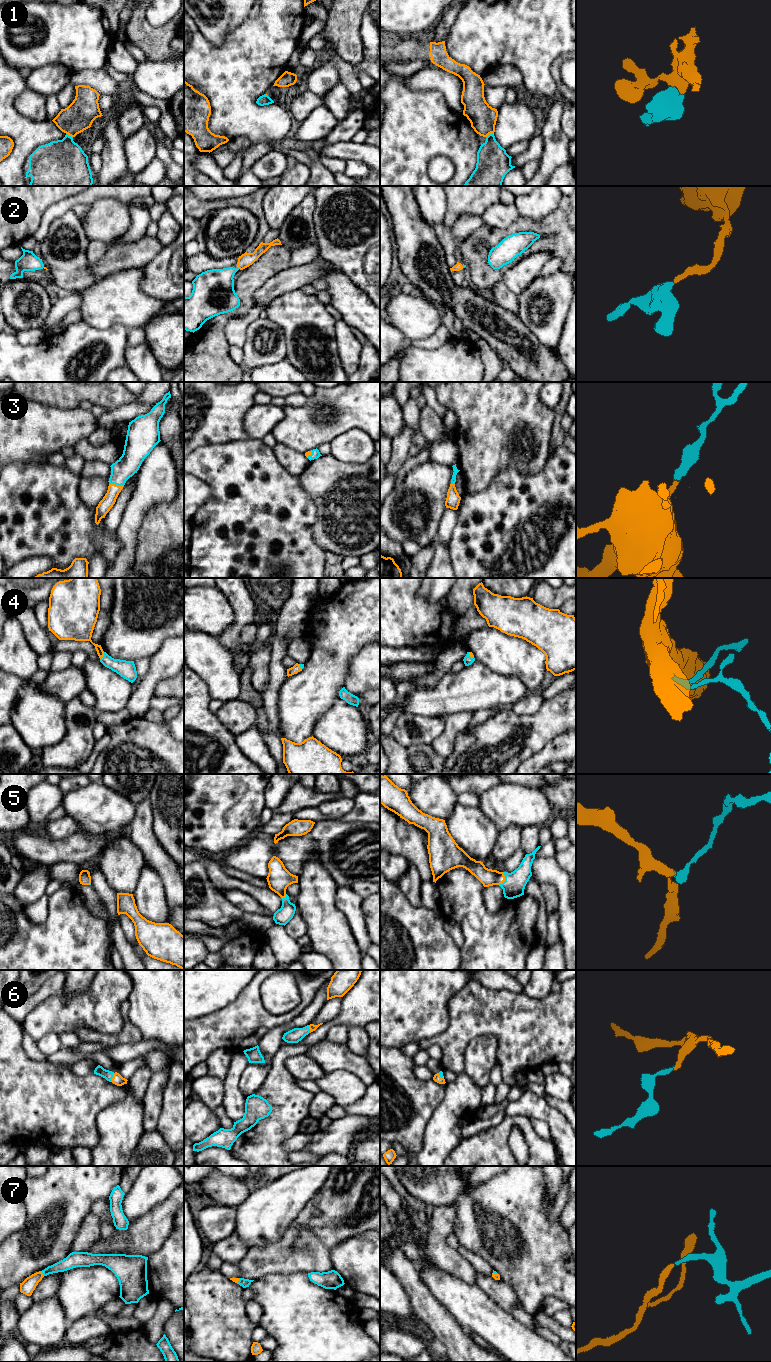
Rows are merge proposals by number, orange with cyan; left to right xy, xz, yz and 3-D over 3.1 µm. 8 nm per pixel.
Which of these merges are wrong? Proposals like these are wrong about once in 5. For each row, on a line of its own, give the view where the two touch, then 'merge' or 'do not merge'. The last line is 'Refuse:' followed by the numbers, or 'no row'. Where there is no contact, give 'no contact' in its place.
1: contact in yz; merge
2: contact in yz; merge
3: contact in xy; merge
4: contact in xy; merge
5: contact in yz; merge
6: contact in xy; merge
7: contact in xy; merge
Refuse: no row

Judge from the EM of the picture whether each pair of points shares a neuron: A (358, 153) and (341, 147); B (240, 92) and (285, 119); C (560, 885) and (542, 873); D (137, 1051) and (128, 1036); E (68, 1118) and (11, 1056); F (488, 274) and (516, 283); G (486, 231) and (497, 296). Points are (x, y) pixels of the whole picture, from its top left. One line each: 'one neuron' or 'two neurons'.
A: one neuron
B: one neuron
C: one neuron
D: two neurons
E: one neuron
F: two neurons
G: two neurons

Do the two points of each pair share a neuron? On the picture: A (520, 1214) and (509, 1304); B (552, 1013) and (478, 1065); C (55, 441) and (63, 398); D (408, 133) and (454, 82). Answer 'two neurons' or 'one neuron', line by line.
A: two neurons
B: two neurons
C: two neurons
D: two neurons

